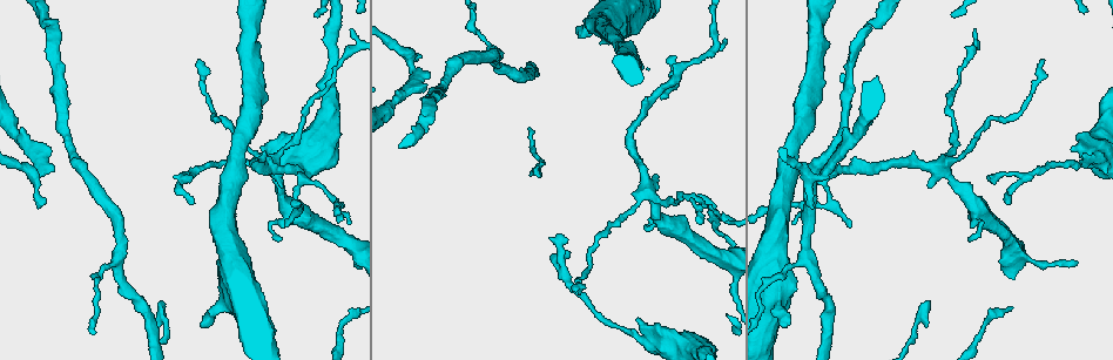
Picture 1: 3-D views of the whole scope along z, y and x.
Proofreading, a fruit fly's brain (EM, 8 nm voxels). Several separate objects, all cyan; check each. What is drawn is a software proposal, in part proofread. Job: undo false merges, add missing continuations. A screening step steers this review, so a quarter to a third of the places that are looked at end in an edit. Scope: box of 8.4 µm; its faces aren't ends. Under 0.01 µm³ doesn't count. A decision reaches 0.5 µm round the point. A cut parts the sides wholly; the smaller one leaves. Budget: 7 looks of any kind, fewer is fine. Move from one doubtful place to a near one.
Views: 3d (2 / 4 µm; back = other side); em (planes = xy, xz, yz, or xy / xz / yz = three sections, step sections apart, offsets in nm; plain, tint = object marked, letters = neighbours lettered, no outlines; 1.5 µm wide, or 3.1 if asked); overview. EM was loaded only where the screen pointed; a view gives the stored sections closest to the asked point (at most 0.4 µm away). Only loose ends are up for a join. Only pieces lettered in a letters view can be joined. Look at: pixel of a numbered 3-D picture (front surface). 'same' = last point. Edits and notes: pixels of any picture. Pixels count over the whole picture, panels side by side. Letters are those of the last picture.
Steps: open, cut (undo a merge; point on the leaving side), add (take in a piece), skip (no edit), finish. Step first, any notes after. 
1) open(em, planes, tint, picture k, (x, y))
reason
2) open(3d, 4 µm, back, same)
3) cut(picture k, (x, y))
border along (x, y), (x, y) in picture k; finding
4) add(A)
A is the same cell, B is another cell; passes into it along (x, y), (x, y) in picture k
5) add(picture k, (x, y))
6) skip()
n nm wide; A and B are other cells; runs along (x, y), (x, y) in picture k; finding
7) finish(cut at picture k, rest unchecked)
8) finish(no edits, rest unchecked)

open(em, planes, tint, picture 1, (426, 117))
thin neck

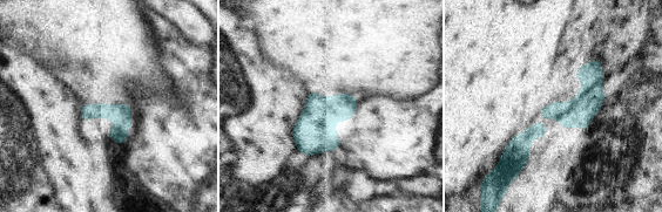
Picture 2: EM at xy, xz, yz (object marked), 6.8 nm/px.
open(em, planes, letters, same)
see the neighbours

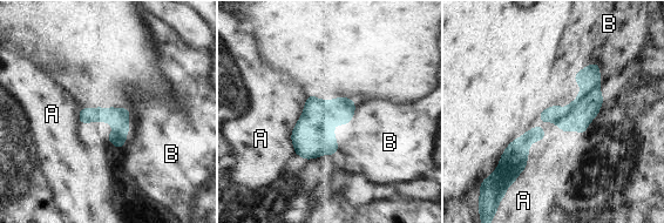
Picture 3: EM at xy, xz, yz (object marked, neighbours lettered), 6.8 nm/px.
skip()
140 nm wide; A and B are other cells; border along (356, 101), (337, 151) in picture 3; continuous, no second neuron

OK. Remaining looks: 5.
open(em, planes, letters, picture 1, (925, 303))
branch stops here

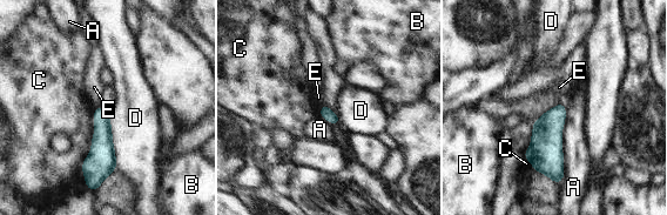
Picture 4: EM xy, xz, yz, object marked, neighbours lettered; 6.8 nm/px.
skip()
A, B, C, D and E are other cells; none of them fits

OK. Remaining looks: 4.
open(em, planes, tint, picture 1, (786, 324))
branch stops here

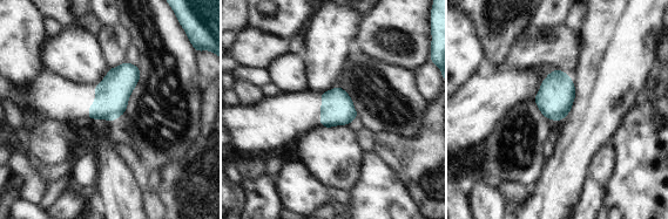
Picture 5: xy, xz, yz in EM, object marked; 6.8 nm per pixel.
open(em, planes, letters, same)
see the neighbours

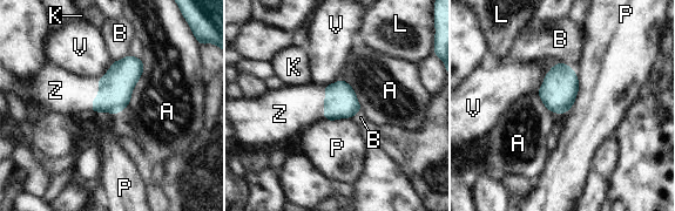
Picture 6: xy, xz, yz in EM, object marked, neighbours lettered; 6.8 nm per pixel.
add(Z)
220 nm wide; Z is the same cell, A, B, K, L, P and V are other cells; it goes on there

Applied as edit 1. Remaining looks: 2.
finish(add at picture 6, rest unchecked)

